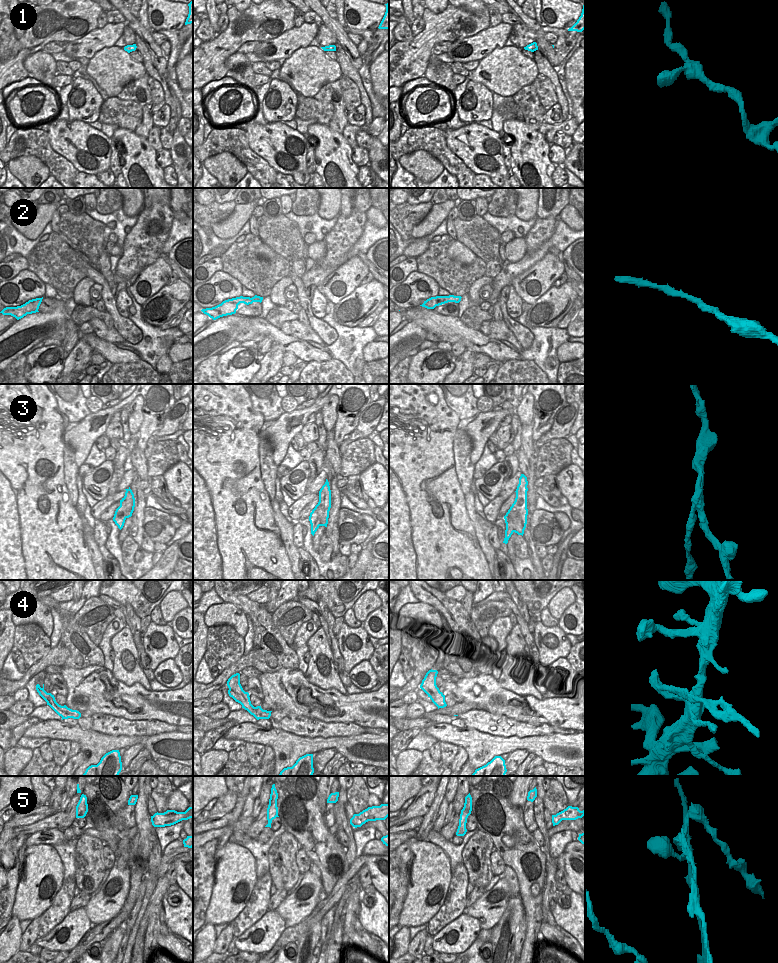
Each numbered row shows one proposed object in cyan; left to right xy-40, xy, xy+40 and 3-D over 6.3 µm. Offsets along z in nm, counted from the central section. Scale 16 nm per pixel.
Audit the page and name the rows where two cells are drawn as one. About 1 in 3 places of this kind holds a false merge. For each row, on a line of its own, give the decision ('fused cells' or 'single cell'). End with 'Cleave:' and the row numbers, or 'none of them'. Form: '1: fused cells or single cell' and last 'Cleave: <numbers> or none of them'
1: single cell
2: single cell
3: fused cells
4: fused cells
5: fused cells
Cleave: 3, 4, 5

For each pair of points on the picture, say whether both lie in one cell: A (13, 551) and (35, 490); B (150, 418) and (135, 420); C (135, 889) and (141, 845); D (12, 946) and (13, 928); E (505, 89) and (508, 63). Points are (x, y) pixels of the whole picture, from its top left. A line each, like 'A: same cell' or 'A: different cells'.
A: same cell
B: different cells
C: same cell
D: same cell
E: same cell

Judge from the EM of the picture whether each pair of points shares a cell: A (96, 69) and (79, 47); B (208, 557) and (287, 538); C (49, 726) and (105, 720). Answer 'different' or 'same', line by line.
A: different
B: different
C: different

